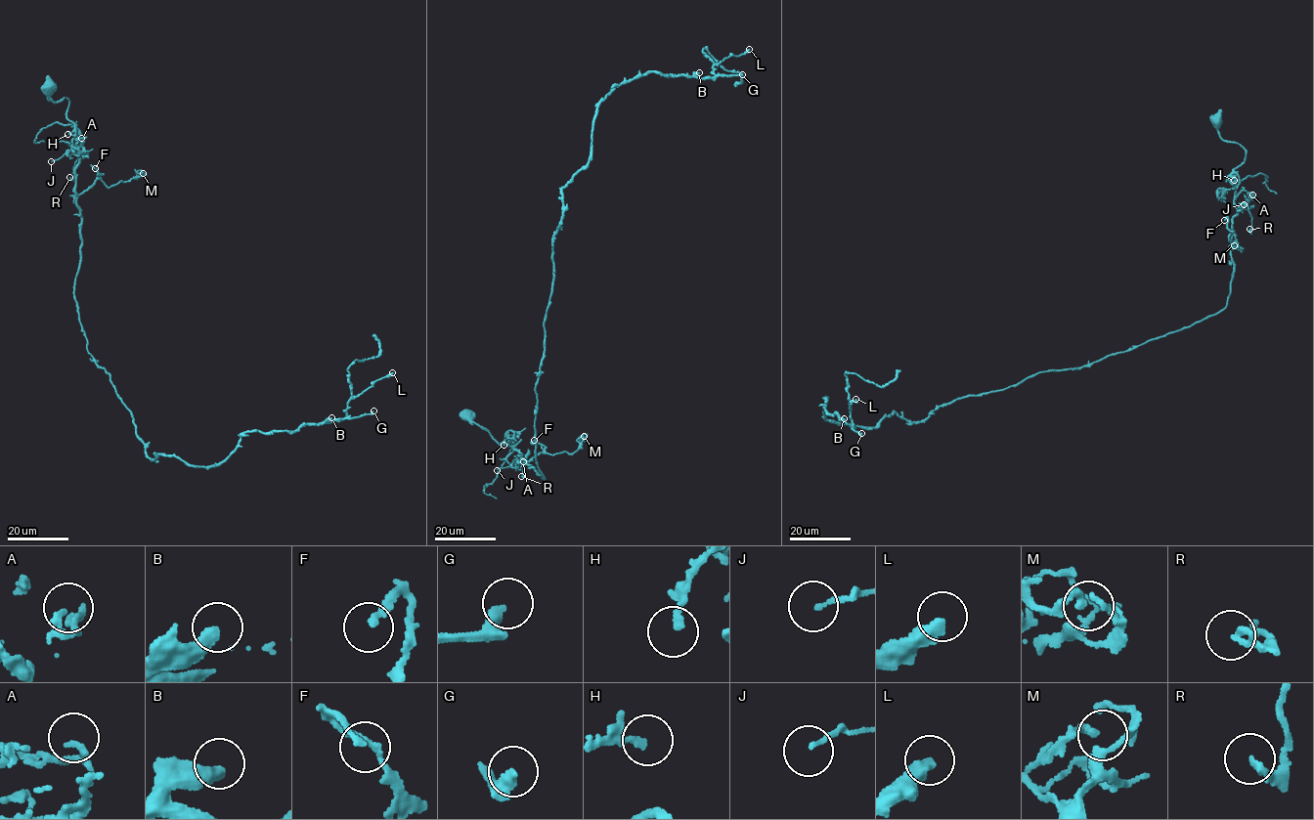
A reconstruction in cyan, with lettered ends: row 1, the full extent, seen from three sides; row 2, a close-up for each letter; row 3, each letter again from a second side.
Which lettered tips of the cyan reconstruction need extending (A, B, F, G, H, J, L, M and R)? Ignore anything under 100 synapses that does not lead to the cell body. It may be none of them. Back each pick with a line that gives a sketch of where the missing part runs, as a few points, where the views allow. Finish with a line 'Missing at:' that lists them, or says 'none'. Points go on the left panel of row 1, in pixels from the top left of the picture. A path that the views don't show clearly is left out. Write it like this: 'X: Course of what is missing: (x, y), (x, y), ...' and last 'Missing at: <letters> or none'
Missing at: G

